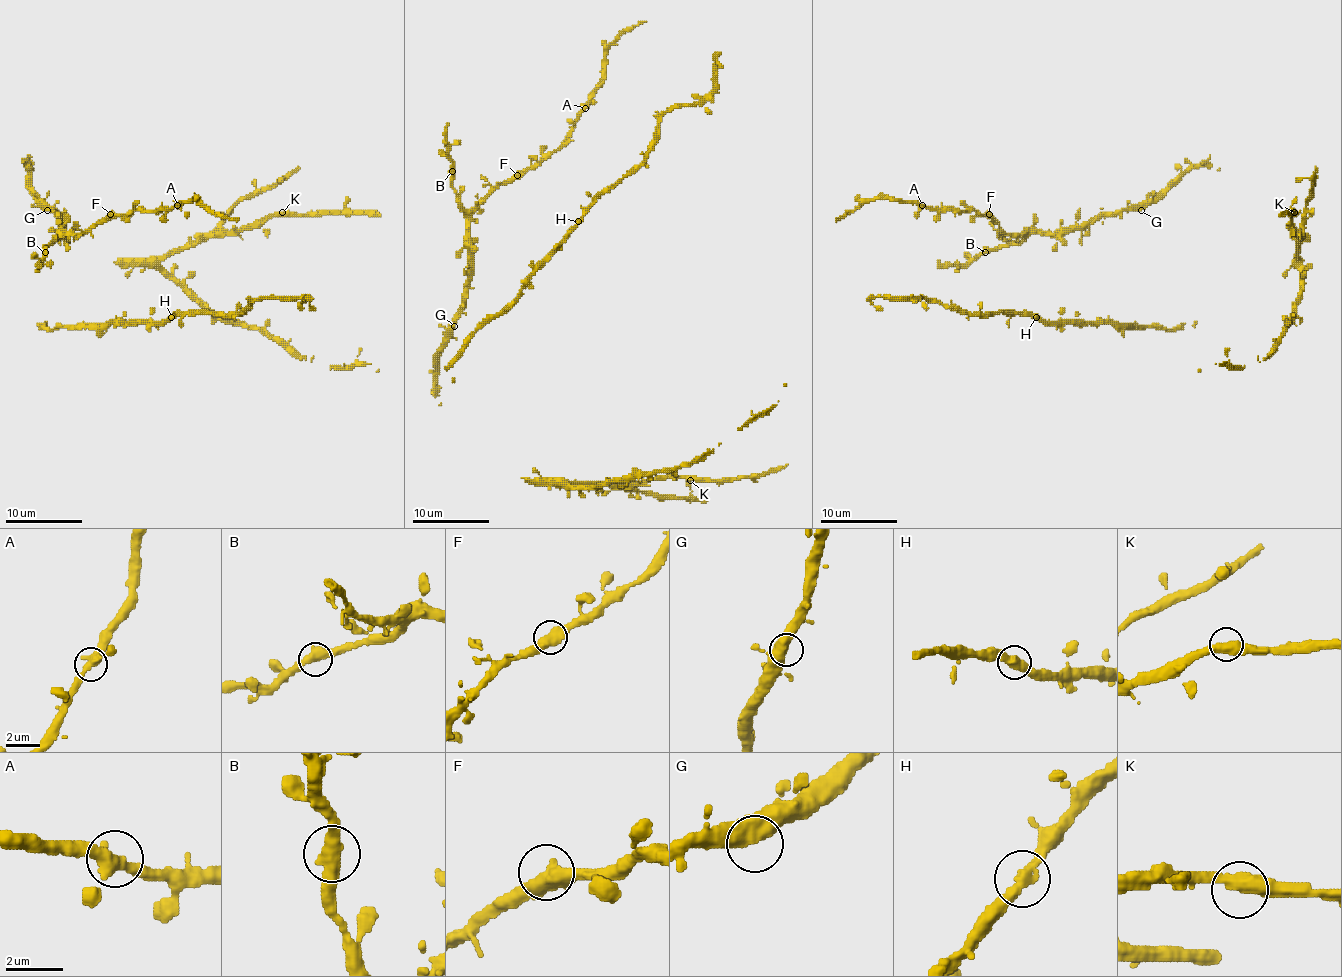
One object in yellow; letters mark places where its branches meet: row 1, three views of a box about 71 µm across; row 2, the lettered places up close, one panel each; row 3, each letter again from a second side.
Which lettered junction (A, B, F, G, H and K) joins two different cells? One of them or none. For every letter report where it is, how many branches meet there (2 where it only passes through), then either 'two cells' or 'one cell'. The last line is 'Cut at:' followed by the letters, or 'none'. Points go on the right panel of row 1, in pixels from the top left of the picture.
A: place (922, 205); branches 2; one cell
B: place (985, 252); branches 2; one cell
F: place (989, 214); branches 2; one cell
G: place (1141, 210); branches 2; one cell
H: place (1036, 317); branches 2; one cell
K: place (1294, 212); branches 2; one cell
Cut at: none

